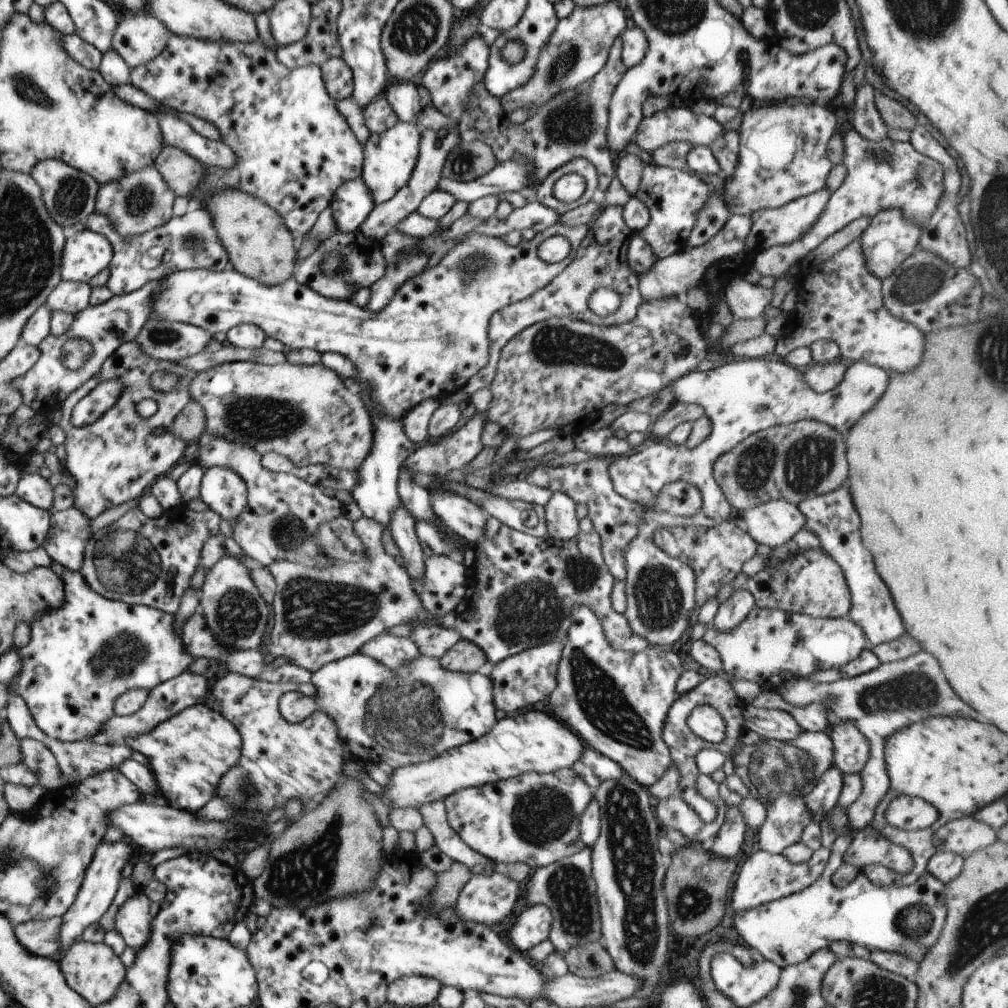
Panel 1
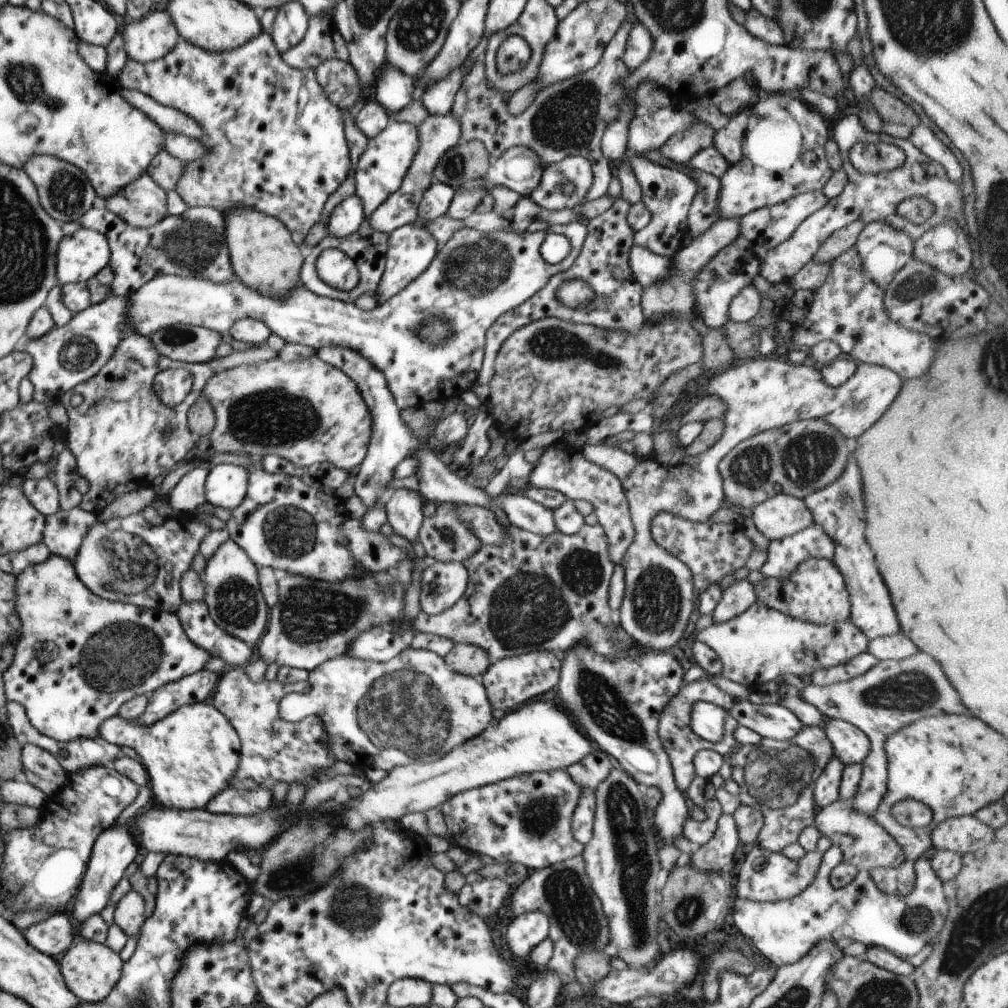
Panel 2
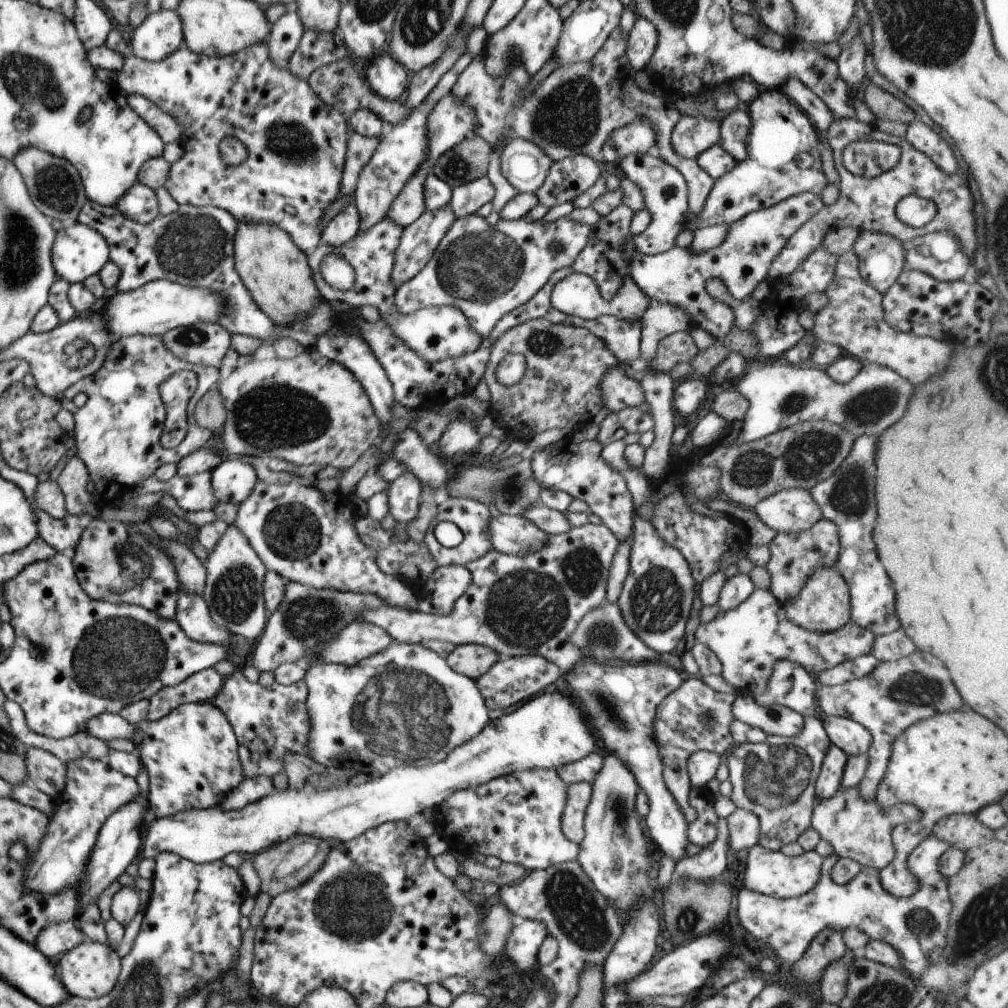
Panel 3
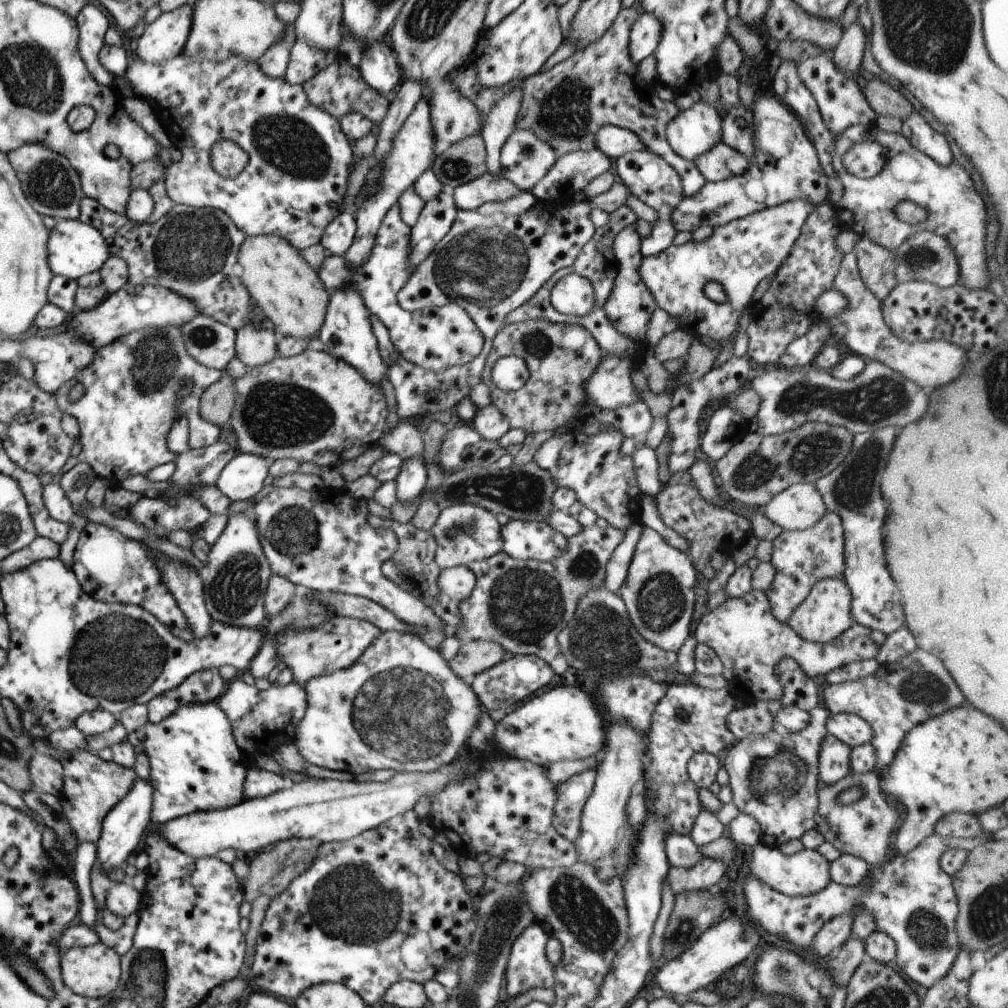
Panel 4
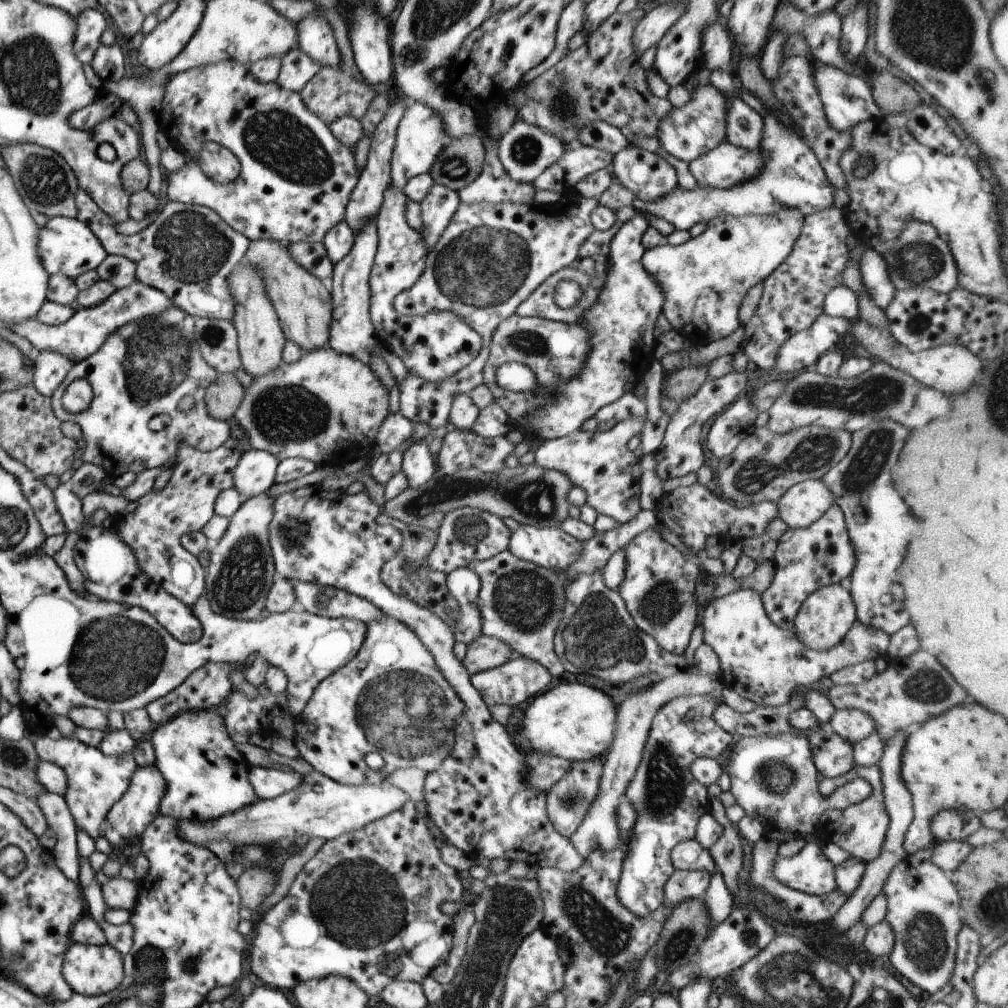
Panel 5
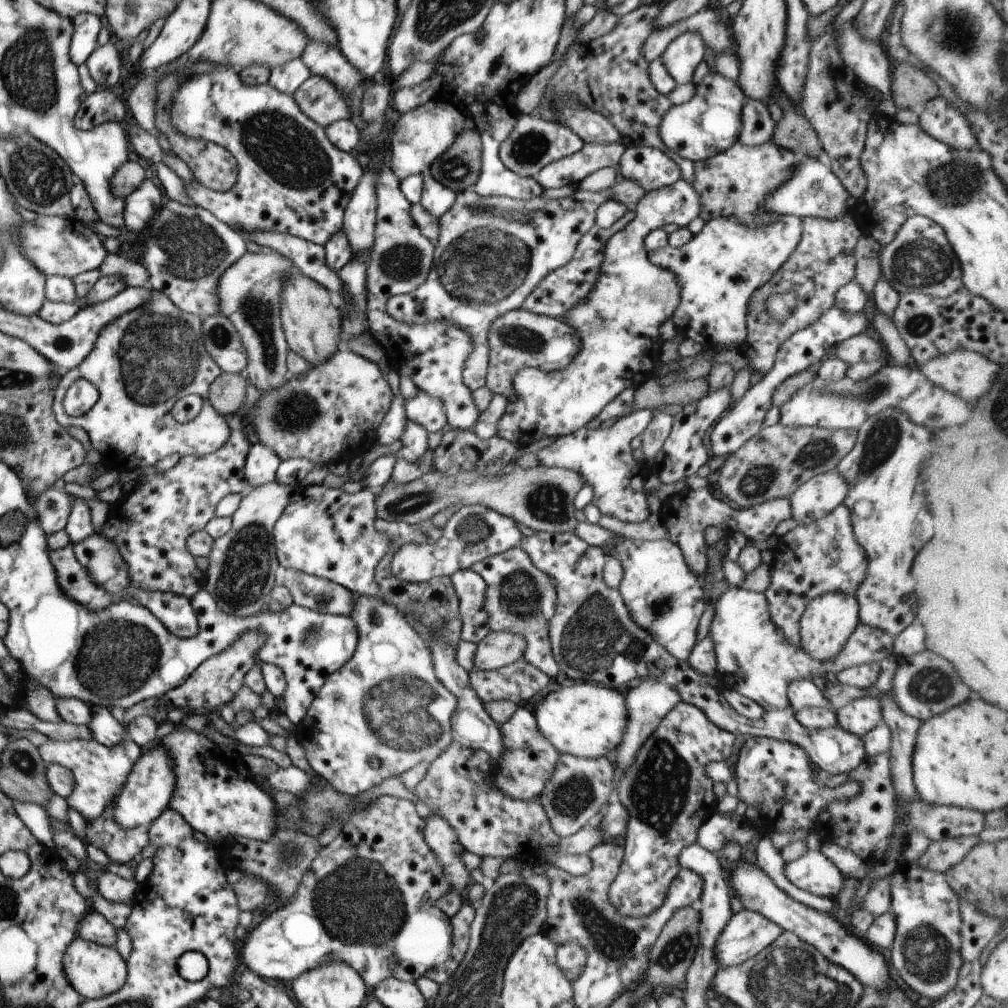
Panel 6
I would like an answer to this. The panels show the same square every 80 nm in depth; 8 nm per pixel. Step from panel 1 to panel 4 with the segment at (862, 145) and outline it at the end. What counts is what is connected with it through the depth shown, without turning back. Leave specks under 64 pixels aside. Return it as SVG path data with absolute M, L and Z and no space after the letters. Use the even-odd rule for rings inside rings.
M875 124L870 125L852 125L847 126L841 134L833 136L833 155L831 160L834 175L839 178L839 182L843 187L840 200L834 205L833 218L837 220L837 228L840 231L851 230L858 237L867 236L871 243L875 242L877 246L885 248L885 250L895 251L911 234L917 232L931 232L938 236L947 238L947 242L959 262L959 277L963 280L962 286L967 286L971 290L987 289L989 284L989 270L987 270L987 262L985 262L985 208L983 208L983 200L979 196L979 192L973 188L973 182L969 178L969 174L959 166L952 162L949 166L941 166L935 160L929 158L927 154L923 154L919 150L912 148L912 145L901 134L893 134L893 132L883 132ZM864 141L875 142L879 146L883 146L887 150L887 160L883 164L883 168L877 176L869 179L861 179L848 174L843 167L843 154L847 152L849 146ZM901 200L909 200L921 208L925 208L927 218L923 222L919 222L916 226L909 226L901 220L897 220L895 214L895 206Z

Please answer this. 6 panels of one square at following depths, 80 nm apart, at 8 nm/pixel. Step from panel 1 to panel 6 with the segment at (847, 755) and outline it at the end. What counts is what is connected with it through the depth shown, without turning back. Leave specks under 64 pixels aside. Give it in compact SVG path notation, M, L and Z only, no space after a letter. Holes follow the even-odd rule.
M867 695L851 700L835 712L837 725L859 738L883 722L880 702Z

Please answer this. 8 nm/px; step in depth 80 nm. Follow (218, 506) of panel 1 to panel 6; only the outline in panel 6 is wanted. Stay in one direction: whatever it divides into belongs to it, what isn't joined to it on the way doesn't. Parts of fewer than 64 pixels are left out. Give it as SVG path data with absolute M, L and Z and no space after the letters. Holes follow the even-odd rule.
M264 444L250 445L244 462L244 477L250 488L275 480L274 474L280 458Z

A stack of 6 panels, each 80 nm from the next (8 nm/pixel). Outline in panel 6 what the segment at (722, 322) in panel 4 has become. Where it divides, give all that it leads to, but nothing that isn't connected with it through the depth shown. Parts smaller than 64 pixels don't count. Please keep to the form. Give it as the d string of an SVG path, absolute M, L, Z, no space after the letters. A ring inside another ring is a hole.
M779 215L773 224L751 228L749 224L739 224L733 218L711 218L707 220L691 240L675 248L665 245L647 251L649 264L669 270L677 278L679 304L672 314L671 322L684 337L701 344L702 350L716 347L737 347L746 337L746 314L748 300L752 292L763 286L777 269L789 258L801 236L801 219L795 215Z

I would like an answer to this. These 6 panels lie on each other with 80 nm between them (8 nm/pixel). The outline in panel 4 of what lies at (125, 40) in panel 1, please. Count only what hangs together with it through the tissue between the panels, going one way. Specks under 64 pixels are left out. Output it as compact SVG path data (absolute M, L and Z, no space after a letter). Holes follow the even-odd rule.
M183 6L161 14L151 23L145 24L137 38L135 55L150 64L161 64L178 56L187 41L191 24L191 6Z

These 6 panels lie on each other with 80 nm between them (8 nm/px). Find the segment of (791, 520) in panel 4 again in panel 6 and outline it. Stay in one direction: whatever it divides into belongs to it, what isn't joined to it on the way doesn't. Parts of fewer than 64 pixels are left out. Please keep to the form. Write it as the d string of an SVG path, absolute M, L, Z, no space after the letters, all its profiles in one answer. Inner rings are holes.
M835 469L815 475L790 494L791 518L799 525L820 519L842 504L847 488Z

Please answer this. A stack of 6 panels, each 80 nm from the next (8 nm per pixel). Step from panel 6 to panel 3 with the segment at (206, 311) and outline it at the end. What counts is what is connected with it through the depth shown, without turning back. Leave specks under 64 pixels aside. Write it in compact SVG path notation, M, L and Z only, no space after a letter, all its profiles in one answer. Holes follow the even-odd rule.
M87 199L76 220L99 231L105 239L108 258L120 270L115 291L130 291L157 279L205 289L220 295L225 301L218 323L229 334L261 340L271 336L274 324L253 302L234 269L232 240L237 225L230 212L215 207L184 205L170 214L157 216L151 222L138 223L126 219L115 207Z

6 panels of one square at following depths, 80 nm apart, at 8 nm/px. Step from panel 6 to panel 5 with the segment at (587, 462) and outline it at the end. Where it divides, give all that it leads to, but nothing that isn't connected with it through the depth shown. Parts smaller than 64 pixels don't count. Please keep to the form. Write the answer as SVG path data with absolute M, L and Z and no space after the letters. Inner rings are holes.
M627 418L617 422L605 432L582 432L543 441L534 453L534 462L546 470L557 470L567 476L572 487L585 492L585 505L591 506L597 515L607 516L618 524L632 520L640 510L638 460L626 448L627 441L640 434L644 425L641 418Z

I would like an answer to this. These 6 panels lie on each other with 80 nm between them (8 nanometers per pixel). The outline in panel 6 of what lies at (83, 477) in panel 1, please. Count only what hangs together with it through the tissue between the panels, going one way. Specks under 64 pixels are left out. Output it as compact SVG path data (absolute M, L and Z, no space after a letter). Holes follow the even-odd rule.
M148 288L150 297L137 308L121 313L117 318L106 322L97 333L93 348L81 361L79 366L64 372L56 384L52 394L52 411L55 420L62 426L80 426L90 440L90 446L101 454L99 464L116 472L129 472L132 469L138 473L151 470L154 464L168 454L206 455L215 452L223 446L230 430L225 418L209 404L209 385L219 376L222 370L206 353L203 346L201 318L193 313L183 312L177 308L162 292ZM77 379L90 380L97 389L98 397L95 404L80 417L70 417L65 414L62 400L67 387ZM183 394L197 394L202 400L200 412L193 420L185 424L177 423L171 417L173 403Z

